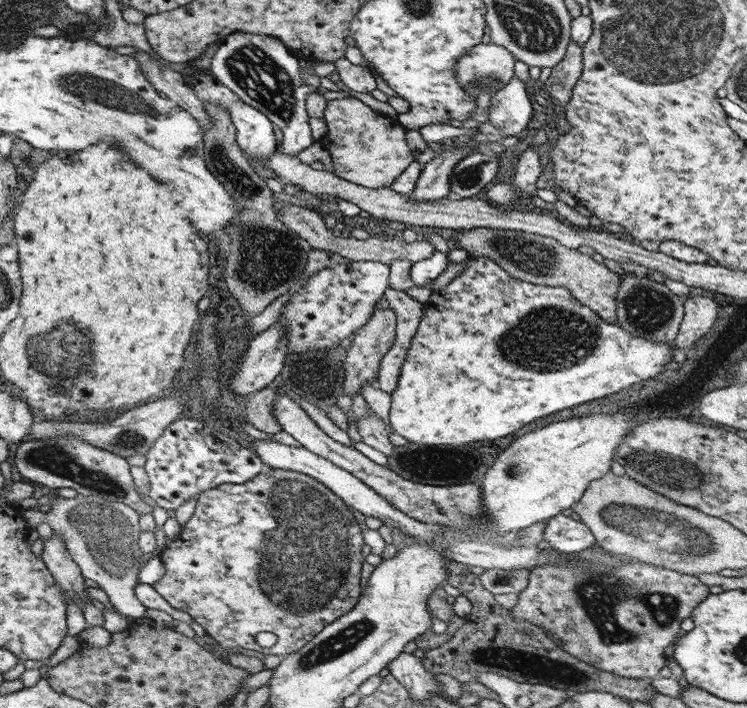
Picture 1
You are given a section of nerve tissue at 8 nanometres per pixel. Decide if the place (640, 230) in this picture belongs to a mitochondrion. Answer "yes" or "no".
no

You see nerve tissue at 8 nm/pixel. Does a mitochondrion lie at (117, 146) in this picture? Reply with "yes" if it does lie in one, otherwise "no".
no

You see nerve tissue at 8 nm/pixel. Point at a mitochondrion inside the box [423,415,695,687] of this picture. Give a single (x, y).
(600, 598)

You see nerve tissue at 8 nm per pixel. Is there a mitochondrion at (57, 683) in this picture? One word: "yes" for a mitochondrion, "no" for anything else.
no

